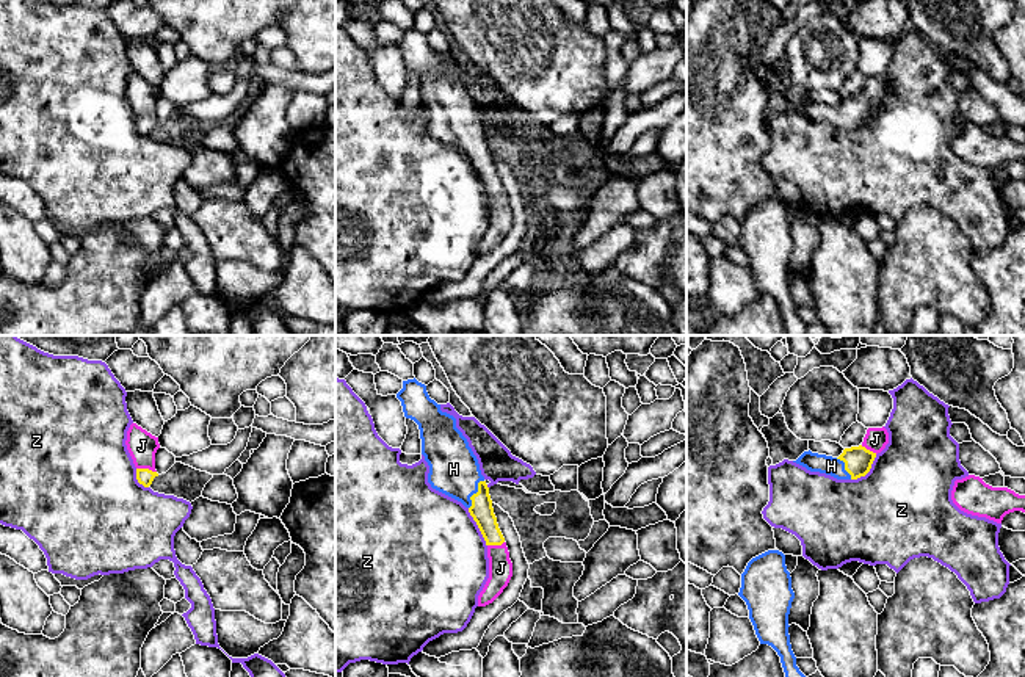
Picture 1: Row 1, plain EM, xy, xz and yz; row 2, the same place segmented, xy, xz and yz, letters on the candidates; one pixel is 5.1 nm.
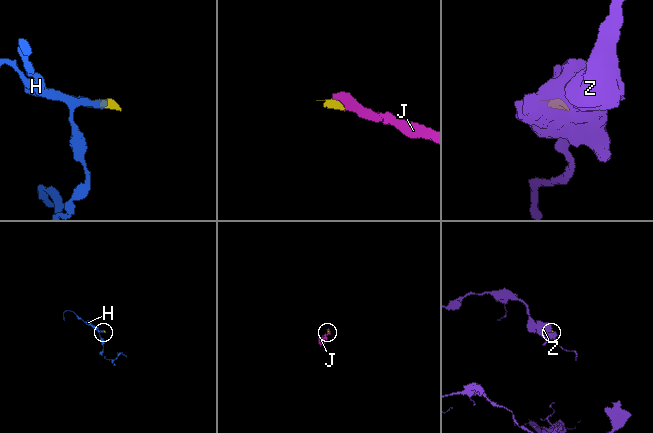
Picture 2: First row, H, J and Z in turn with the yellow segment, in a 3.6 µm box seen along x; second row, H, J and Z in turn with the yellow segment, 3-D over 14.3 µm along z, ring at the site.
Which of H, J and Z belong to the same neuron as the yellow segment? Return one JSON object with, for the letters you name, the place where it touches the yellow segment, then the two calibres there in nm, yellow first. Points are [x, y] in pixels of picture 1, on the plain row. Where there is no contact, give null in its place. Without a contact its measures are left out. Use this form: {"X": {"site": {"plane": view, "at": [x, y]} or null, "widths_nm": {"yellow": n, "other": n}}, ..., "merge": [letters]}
{"H": {"site": {"plane": "xz", "at": [474, 143]}, "widths_nm": {"yellow": 120, "other": 260}}, "J": {"site": {"plane": "xy", "at": [146, 118]}, "widths_nm": {"yellow": 90, "other": 150}}, "merge": ["H", "J"]}

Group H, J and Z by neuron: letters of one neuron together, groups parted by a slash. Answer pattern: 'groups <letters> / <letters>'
groups H J / Z

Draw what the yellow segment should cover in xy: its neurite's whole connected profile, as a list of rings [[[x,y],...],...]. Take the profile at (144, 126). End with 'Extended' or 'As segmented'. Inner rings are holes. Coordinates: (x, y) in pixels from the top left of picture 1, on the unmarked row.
[[[132,72],[125,94],[136,116],[138,132],[149,136],[154,127],[158,125],[155,119],[155,102],[160,97],[158,86]]]. Extended

